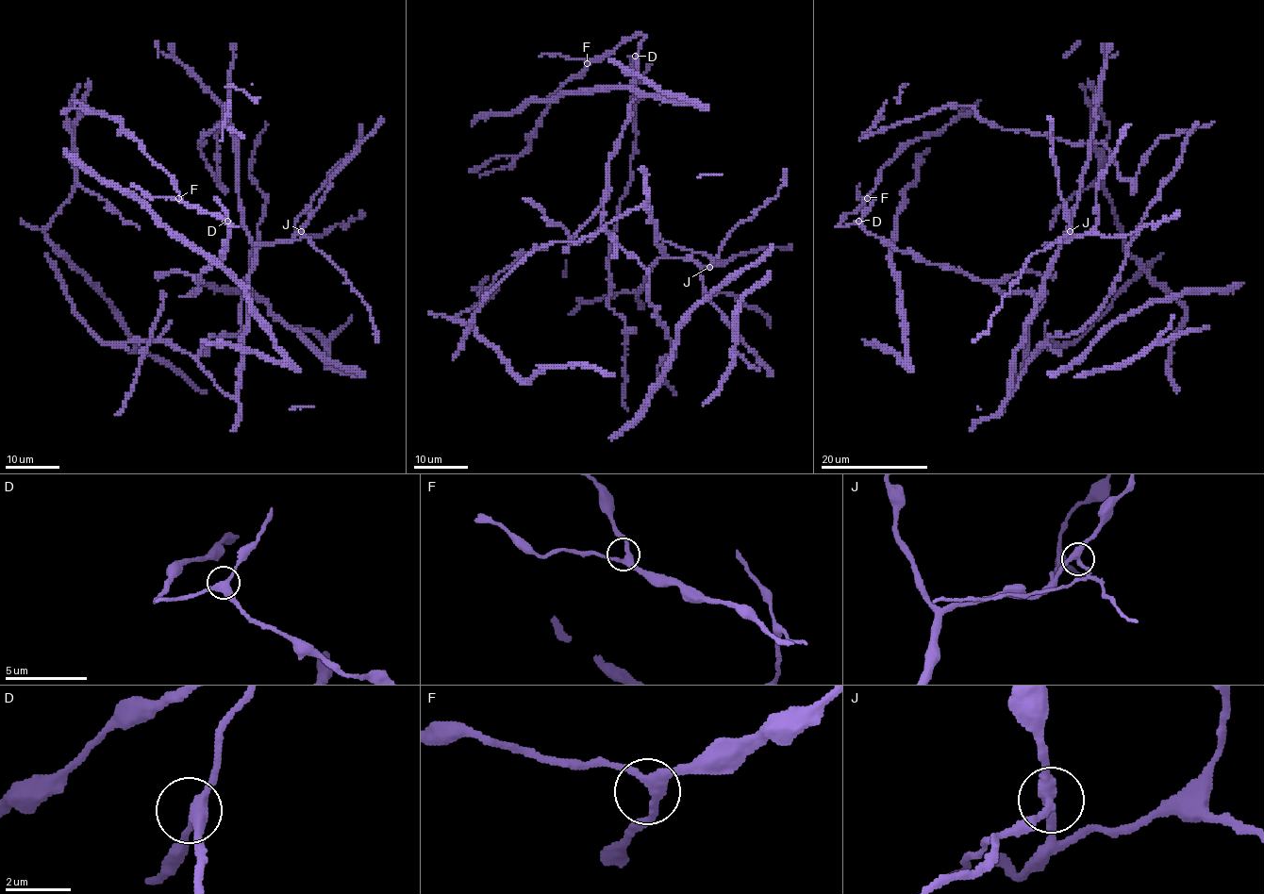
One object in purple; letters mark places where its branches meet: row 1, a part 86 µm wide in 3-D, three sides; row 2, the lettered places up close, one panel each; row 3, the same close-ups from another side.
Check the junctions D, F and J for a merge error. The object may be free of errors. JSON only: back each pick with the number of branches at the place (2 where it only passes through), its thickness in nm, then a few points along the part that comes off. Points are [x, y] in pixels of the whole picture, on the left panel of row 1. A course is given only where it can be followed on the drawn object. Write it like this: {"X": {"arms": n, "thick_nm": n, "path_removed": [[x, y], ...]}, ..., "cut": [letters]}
{"J": {"arms": 3, "thick_nm": 300}, "cut": ["J"]}

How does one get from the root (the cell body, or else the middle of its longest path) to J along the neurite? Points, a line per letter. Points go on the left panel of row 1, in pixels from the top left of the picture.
J: (209, 375), (221, 389), (237, 396), (247, 320), (247, 278), (256, 252), (262, 246), (288, 243), (301, 231)

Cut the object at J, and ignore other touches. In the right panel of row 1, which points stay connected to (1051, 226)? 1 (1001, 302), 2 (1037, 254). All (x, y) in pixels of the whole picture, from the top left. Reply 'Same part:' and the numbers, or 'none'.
Same part: none

